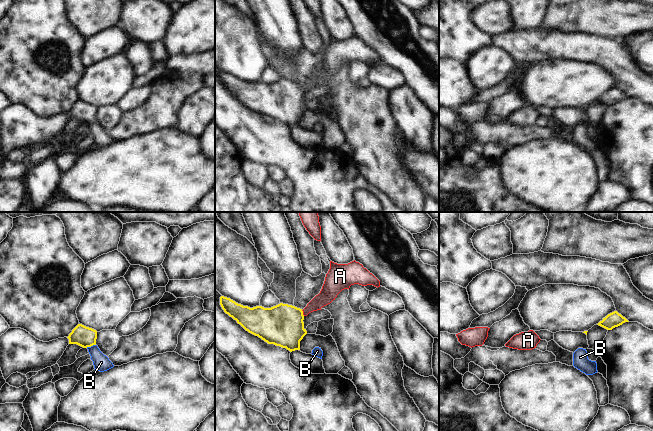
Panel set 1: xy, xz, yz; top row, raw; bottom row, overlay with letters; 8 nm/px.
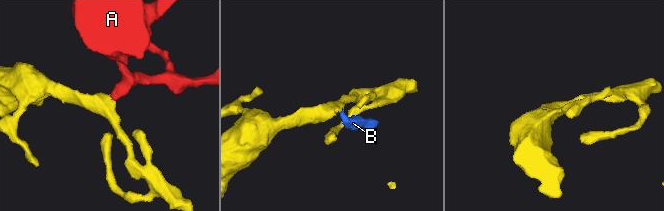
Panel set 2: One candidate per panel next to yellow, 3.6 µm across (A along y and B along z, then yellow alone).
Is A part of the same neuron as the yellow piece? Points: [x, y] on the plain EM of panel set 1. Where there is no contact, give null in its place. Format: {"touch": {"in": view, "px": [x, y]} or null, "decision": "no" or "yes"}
{"touch": {"in": "xz", "px": [302, 89]}, "decision": "yes"}

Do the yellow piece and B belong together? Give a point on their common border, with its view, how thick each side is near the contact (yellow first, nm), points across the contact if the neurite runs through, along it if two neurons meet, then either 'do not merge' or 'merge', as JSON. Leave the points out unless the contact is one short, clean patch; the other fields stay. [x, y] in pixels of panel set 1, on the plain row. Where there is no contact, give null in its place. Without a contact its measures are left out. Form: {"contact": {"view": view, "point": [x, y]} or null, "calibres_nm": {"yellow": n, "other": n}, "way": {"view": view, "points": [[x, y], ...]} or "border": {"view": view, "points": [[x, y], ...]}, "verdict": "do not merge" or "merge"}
{"contact": {"view": "xy", "point": [90, 122]}, "calibres_nm": {"yellow": 160, "other": 140}, "way": {"view": "xy", "points": [[81, 111], [90, 122], [101, 138]]}, "verdict": "merge"}

